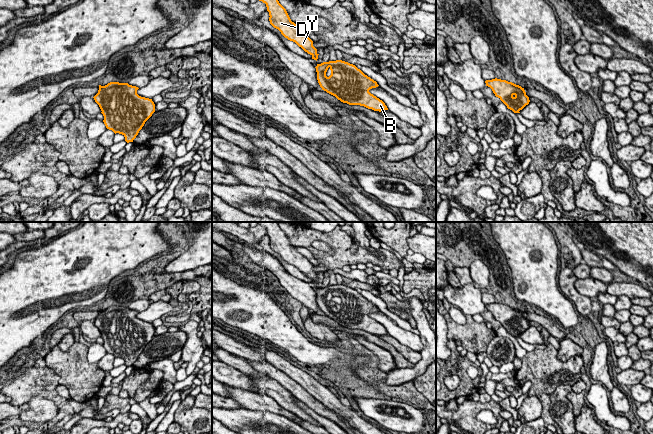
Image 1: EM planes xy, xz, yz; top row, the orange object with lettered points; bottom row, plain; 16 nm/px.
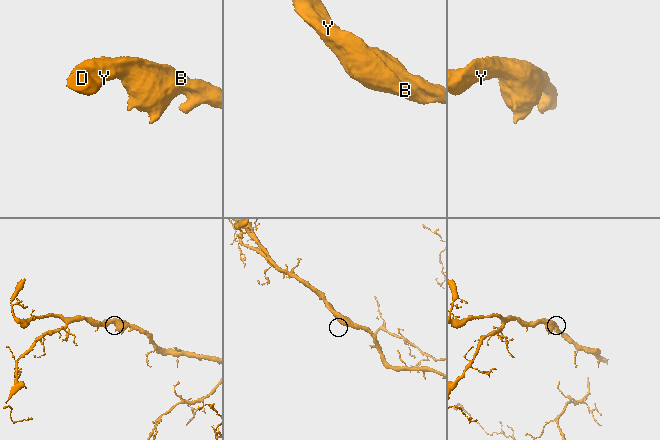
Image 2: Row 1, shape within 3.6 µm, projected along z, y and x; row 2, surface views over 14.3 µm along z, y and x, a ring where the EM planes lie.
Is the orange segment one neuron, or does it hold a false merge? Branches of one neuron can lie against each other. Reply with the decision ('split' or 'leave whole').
leave whole

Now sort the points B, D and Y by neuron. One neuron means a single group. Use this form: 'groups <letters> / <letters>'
groups B D Y

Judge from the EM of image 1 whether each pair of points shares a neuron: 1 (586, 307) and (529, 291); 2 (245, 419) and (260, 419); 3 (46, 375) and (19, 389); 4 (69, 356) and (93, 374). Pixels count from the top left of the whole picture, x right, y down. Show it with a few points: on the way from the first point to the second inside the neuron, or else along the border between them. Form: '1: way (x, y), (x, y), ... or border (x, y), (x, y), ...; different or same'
1: border (563, 293), (565, 296); different
2: way (249, 419), (256, 419); same
3: way (39, 375), (26, 386); same
4: way (69, 364), (79, 374), (85, 374); same

